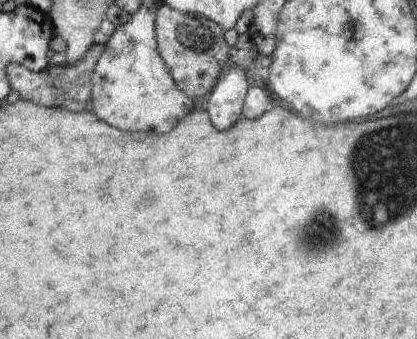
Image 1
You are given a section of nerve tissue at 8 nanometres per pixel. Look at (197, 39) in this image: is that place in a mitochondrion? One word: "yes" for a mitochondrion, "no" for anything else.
yes

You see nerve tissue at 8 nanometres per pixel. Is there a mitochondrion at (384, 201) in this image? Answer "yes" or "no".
yes

